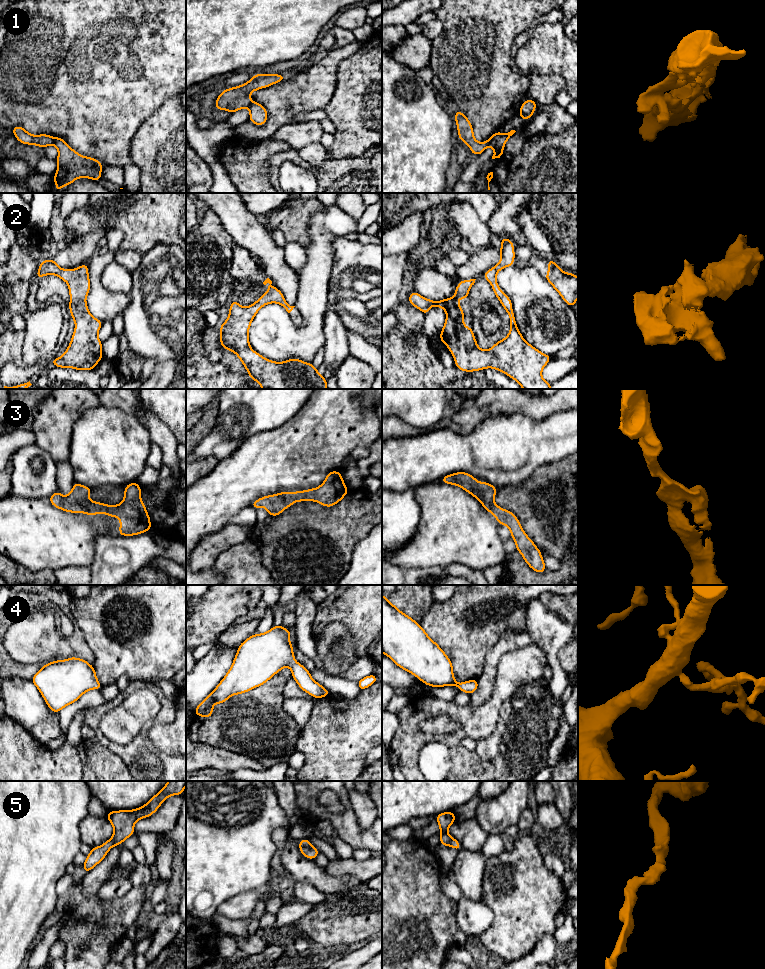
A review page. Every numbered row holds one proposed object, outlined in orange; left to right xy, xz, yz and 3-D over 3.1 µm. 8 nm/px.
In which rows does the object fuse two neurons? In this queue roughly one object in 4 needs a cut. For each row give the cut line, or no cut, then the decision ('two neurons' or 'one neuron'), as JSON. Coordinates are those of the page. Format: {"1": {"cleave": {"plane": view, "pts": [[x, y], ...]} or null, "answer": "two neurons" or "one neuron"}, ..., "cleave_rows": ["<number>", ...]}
{"1": {"cleave": {"plane": "xz", "pts": [[251, 101], [248, 108]]}, "answer": "two neurons"}, "2": {"cleave": null, "answer": "one neuron"}, "3": {"cleave": null, "answer": "one neuron"}, "4": {"cleave": null, "answer": "one neuron"}, "5": {"cleave": null, "answer": "one neuron"}, "cleave_rows": ["1"]}

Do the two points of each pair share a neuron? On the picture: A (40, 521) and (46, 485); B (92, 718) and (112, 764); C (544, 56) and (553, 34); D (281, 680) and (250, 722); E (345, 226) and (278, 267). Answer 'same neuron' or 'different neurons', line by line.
A: different neurons
B: different neurons
C: same neuron
D: same neuron
E: different neurons

